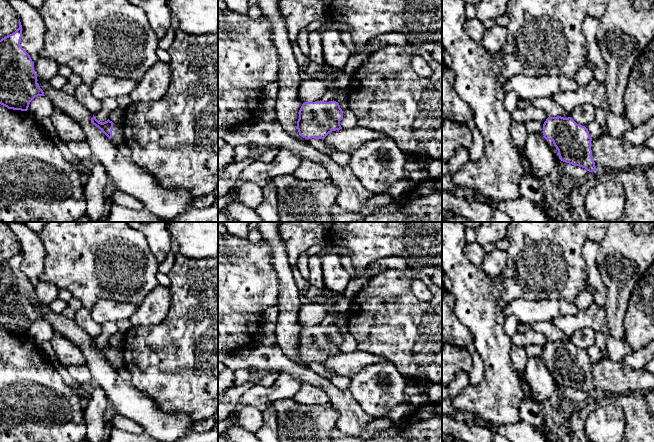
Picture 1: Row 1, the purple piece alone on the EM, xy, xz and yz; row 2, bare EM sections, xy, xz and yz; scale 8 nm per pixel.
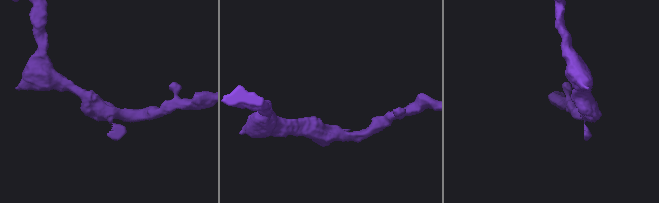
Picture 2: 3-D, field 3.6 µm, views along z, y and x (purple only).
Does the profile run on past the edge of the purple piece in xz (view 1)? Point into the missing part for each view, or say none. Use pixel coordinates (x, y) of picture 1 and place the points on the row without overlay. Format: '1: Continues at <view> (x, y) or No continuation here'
1: No continuation here

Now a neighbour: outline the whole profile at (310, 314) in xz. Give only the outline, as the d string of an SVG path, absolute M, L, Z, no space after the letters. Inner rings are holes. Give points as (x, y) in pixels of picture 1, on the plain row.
M319 303L301 304L298 312L298 322L302 327L320 325L327 314L324 306Z

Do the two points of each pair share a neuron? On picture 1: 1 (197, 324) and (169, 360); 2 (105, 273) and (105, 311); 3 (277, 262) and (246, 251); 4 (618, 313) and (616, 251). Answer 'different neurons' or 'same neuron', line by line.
1: same neuron
2: different neurons
3: different neurons
4: same neuron

